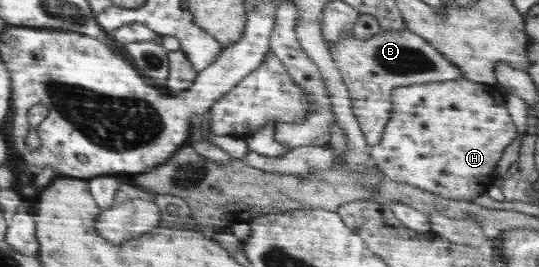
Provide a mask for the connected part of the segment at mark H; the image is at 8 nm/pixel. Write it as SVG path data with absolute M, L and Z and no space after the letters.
M463 77L460 80L404 85L403 89L399 89L399 93L395 93L395 117L390 117L391 125L386 125L382 140L377 145L370 145L369 152L372 163L391 181L397 181L397 183L403 183L403 185L417 186L417 189L423 189L423 191L427 191L431 195L437 195L441 199L447 199L447 201L473 201L473 199L483 196L491 187L496 186L493 175L495 168L498 167L498 161L505 155L506 148L518 137L517 128L511 120L506 105L506 96L495 85L469 81L463 79Z

